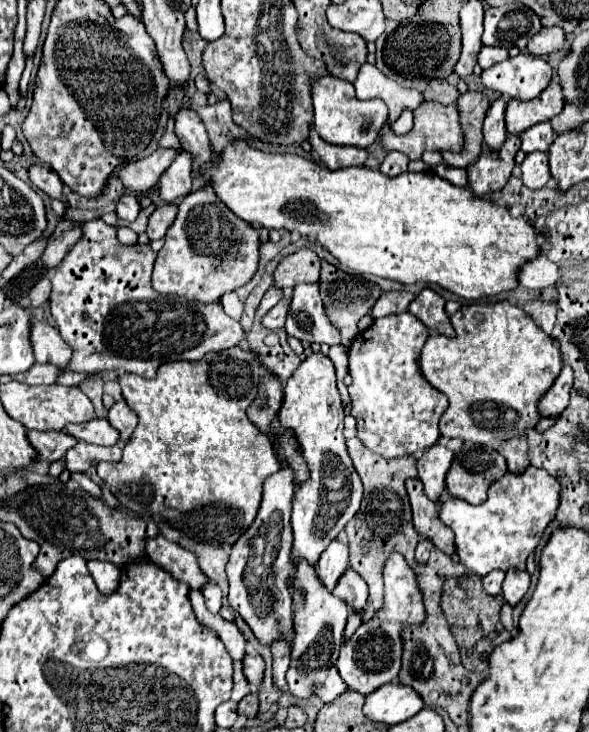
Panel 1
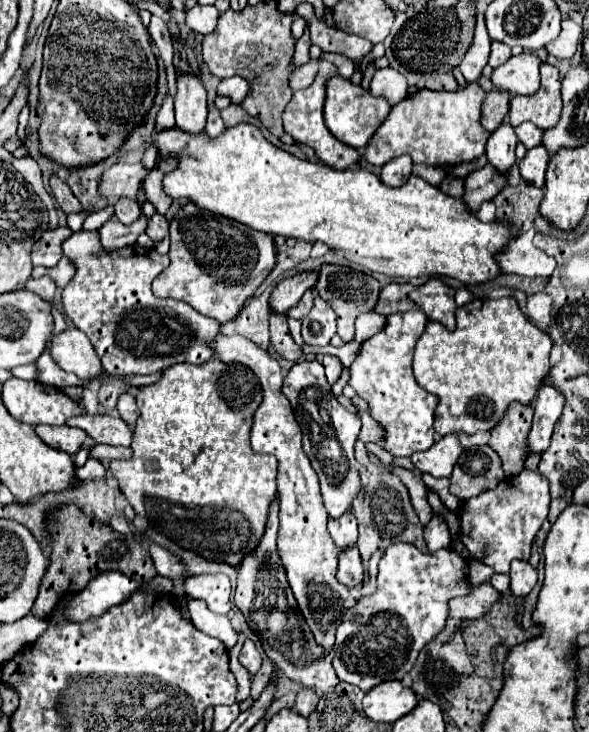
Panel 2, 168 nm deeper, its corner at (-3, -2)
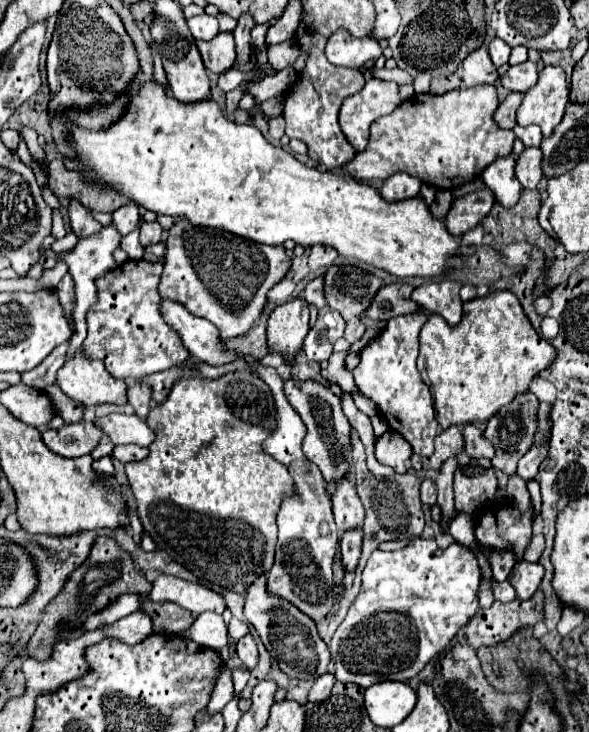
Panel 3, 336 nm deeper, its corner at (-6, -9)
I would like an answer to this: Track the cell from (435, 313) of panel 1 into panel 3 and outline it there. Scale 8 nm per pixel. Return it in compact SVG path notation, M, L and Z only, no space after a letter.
M442 280L428 282L418 286L412 292L412 300L418 302L426 312L442 316L450 326L456 326L462 318L462 300L460 300L460 284Z

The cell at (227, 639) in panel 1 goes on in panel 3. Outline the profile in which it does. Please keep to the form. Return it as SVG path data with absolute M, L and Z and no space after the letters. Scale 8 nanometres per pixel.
M202 612L202 614L198 614L194 626L190 626L180 636L190 638L196 644L204 644L206 648L214 648L214 650L220 650L220 648L228 646L226 624L224 624L222 616L214 614L214 612Z

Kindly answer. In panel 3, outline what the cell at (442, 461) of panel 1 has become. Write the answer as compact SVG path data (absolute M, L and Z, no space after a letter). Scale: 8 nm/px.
M448 428L442 434L436 436L434 440L436 450L430 458L424 456L412 456L412 468L416 472L426 472L426 470L440 470L440 466L450 458L450 456L460 456L464 452L464 440L462 440L462 430L460 428Z

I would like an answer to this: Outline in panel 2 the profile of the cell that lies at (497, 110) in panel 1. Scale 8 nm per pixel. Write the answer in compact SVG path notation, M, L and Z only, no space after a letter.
M507 121L493 131L487 141L487 161L503 175L515 165L515 145L517 135Z

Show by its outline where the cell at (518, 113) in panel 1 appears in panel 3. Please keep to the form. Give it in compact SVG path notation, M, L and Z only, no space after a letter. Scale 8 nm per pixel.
M546 66L540 72L540 80L524 94L524 100L516 112L518 124L536 124L544 136L550 136L556 124L564 116L564 108L570 102L570 90L564 70L560 66Z

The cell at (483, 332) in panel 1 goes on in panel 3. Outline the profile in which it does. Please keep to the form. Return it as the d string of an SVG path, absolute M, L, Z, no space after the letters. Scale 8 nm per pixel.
M508 290L466 302L462 322L454 328L432 314L420 330L418 372L432 392L442 430L488 422L516 396L526 394L530 382L554 360L556 348L532 328L518 298Z

